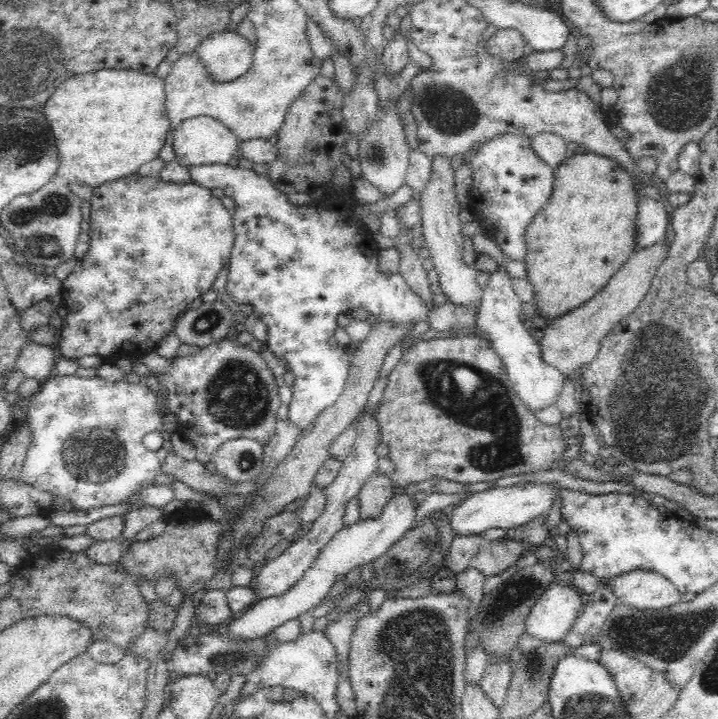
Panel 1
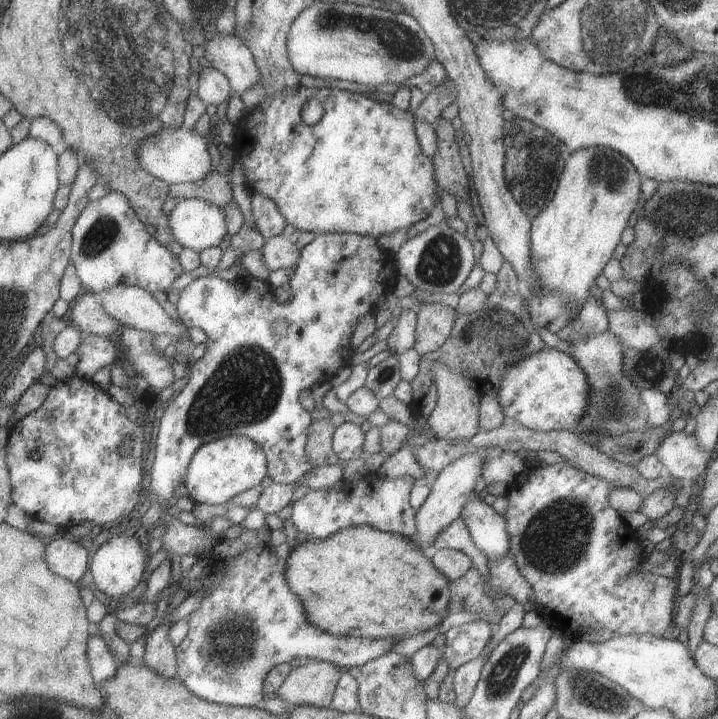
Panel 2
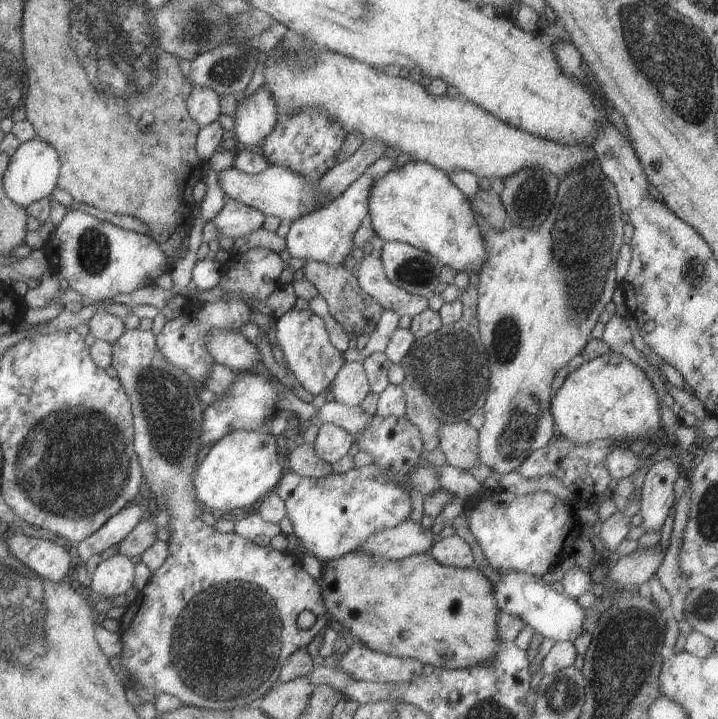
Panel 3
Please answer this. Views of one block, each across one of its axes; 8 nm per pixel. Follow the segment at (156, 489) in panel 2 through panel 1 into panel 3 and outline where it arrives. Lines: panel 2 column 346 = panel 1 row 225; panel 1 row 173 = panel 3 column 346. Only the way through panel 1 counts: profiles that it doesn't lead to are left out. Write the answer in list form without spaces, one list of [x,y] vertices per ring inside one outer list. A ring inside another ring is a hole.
[[[381,155],[341,193],[341,196],[337,196],[327,206],[312,210],[290,222],[284,238],[289,256],[306,261],[341,264],[347,255],[352,254],[352,246],[355,246],[352,241],[353,234],[359,226],[363,225],[362,220],[368,213],[367,194],[373,182],[395,168],[395,164],[395,158]]]

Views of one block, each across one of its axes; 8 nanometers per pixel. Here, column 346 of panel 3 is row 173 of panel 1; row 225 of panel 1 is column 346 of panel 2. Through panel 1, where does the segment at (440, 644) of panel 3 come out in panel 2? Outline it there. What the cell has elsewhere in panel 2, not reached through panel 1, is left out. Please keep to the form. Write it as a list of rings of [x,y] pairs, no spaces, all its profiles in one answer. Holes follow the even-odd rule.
[[[350,526],[319,540],[299,537],[290,545],[283,578],[295,598],[299,598],[307,622],[317,630],[342,637],[404,639],[433,628],[448,615],[447,602],[451,594],[447,584],[450,580],[431,564],[428,554],[417,550],[409,538],[371,526]]]

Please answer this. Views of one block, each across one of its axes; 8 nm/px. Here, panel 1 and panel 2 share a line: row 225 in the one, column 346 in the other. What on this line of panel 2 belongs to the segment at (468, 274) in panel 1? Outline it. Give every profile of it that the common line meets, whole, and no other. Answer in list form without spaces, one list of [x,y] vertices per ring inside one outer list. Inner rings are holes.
[[[345,421],[334,428],[332,434],[332,449],[338,460],[355,460],[360,457],[363,446],[363,436],[359,426]]]

